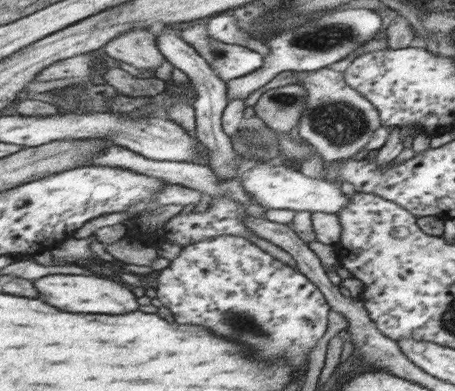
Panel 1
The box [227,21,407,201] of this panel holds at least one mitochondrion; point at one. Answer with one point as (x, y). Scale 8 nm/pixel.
(341, 122)

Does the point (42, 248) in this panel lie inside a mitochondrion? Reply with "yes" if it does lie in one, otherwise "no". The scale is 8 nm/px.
no

